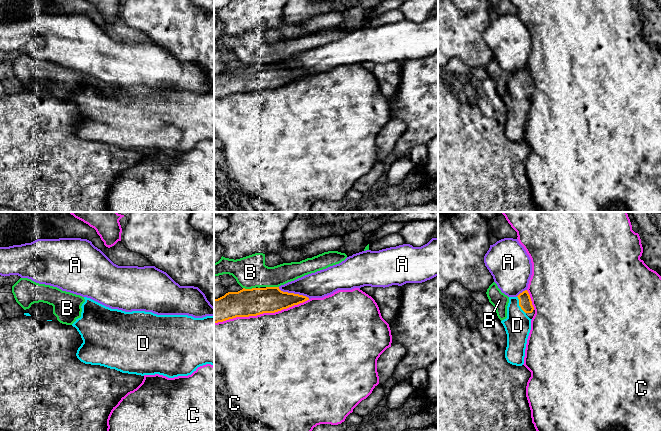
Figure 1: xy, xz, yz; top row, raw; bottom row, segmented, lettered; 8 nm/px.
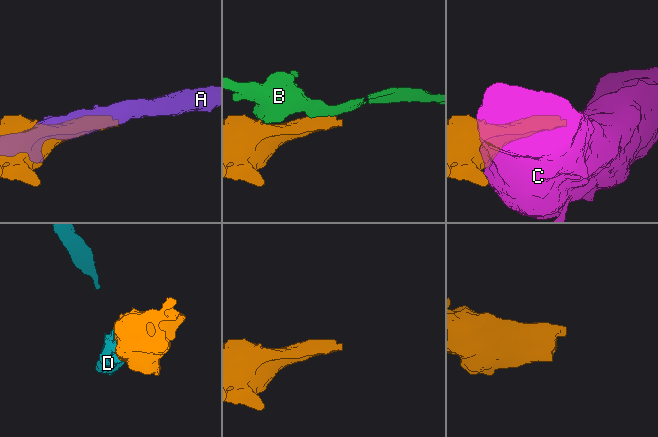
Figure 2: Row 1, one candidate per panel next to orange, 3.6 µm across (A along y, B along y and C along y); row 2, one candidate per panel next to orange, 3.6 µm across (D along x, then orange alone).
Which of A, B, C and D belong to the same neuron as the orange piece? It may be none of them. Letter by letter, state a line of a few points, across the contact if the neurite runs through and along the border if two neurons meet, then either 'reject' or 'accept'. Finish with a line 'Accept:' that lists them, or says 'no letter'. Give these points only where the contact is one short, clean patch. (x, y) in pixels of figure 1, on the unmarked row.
A: reject
B: reject
C: reject
D: accept
Accept: D

